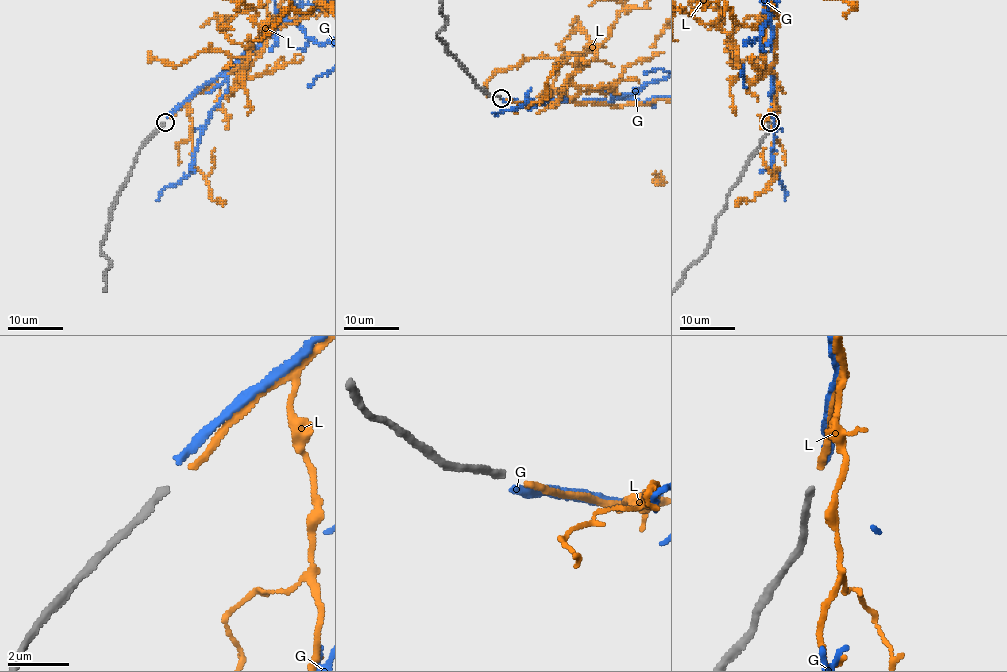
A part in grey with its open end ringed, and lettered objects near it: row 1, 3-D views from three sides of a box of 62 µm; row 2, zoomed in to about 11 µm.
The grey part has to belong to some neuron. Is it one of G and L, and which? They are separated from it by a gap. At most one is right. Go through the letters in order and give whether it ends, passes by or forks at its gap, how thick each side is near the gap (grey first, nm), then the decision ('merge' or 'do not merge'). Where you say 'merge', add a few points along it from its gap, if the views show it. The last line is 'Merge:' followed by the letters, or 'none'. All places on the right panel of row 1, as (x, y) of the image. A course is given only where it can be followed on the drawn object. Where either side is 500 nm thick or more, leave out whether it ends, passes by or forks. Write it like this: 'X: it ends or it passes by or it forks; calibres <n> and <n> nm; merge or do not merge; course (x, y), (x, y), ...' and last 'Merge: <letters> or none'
G: it ends; calibres 200 and 260 nm; do not merge
L: it ends; calibres 200 and 200 nm; merge
Merge: L

